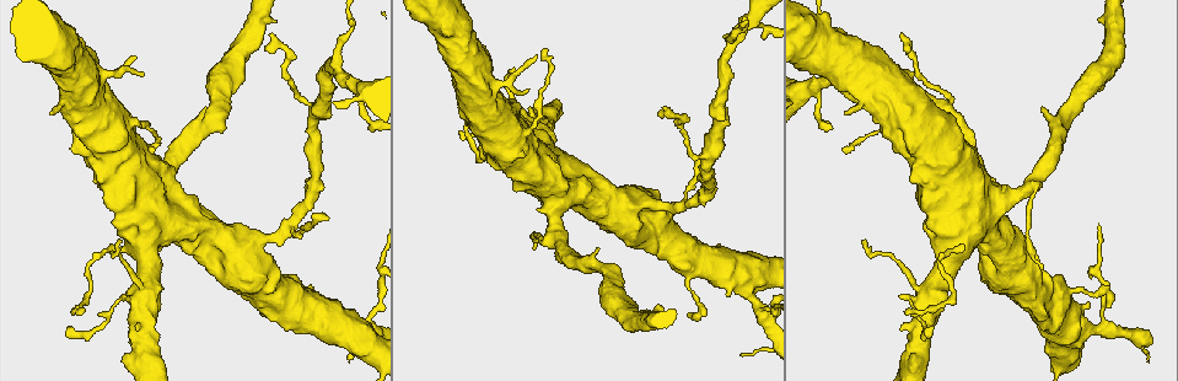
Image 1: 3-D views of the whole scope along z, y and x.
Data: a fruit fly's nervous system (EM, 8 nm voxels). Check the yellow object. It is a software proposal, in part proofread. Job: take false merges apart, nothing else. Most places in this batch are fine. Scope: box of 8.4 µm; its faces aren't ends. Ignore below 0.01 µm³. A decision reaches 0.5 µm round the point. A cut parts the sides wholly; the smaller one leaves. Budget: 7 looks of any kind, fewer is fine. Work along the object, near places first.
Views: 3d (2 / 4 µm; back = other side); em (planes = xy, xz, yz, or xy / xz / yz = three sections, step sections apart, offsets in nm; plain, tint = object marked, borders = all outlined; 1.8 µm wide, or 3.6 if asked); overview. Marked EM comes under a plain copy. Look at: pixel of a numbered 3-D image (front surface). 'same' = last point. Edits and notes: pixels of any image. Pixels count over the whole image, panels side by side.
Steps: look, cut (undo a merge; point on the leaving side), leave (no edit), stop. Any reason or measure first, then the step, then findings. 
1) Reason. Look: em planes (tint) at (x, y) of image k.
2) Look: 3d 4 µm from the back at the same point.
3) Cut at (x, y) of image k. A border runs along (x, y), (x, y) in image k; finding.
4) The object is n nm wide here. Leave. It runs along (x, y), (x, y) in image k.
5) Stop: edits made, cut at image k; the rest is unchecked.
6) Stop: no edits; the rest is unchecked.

Sudden change in width. Look: em 3.6 µm planes (tint) at (639, 203) of image 1.

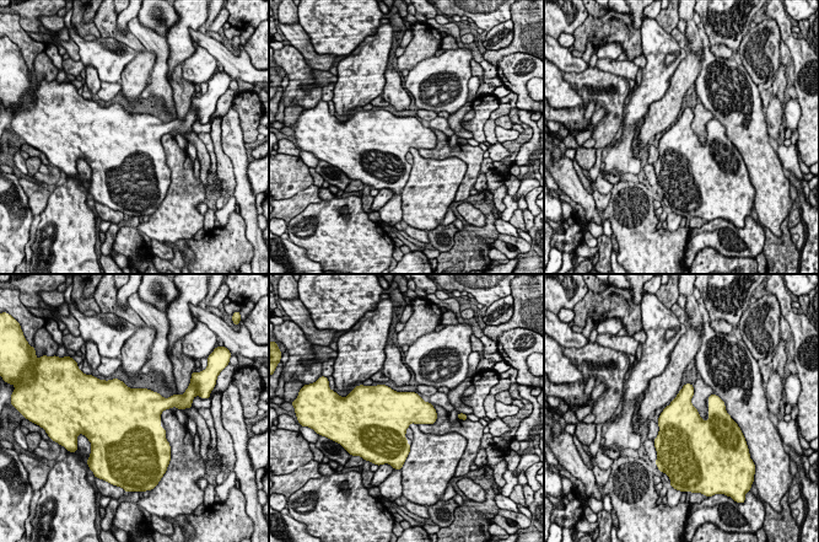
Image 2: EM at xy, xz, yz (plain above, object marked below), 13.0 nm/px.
Leave. One cell here.

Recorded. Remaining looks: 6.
Look: 3d 4 µm from the back at (970, 193) of image 1.

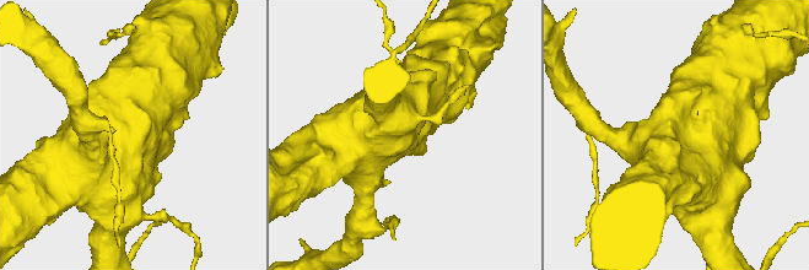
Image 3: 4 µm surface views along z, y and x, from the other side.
Look: em planes (tint) at (116, 131) of image 3.

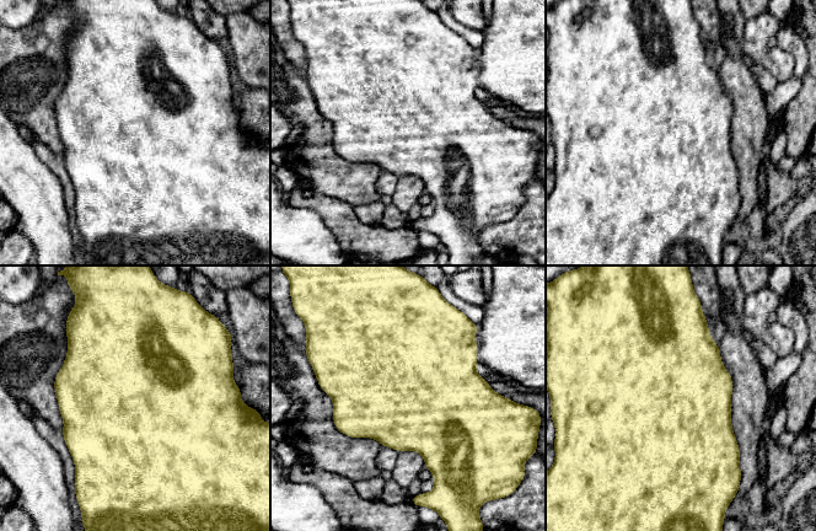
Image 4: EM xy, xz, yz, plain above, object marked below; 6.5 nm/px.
The object is 900 nm wide here. Leave. All the same cell.

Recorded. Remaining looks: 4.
Look: 3d 4 µm from the back at (519, 136) of image 1.

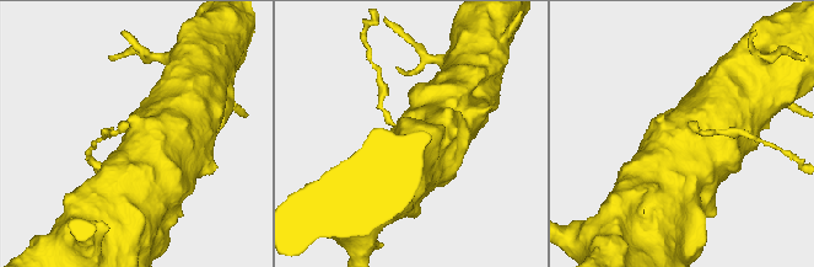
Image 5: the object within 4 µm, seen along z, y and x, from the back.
Need the tissue. Look: em 3.6 µm planes (tint) at (691, 126) of image 5.

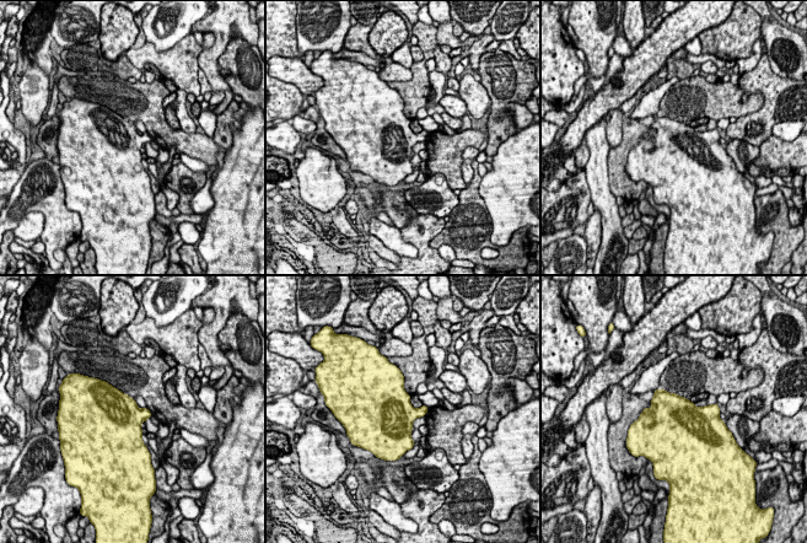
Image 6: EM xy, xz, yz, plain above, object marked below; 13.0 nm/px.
Leave. Continuous, no second cell.

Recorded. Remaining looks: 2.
Stop: no edits; the rest is unchecked.

